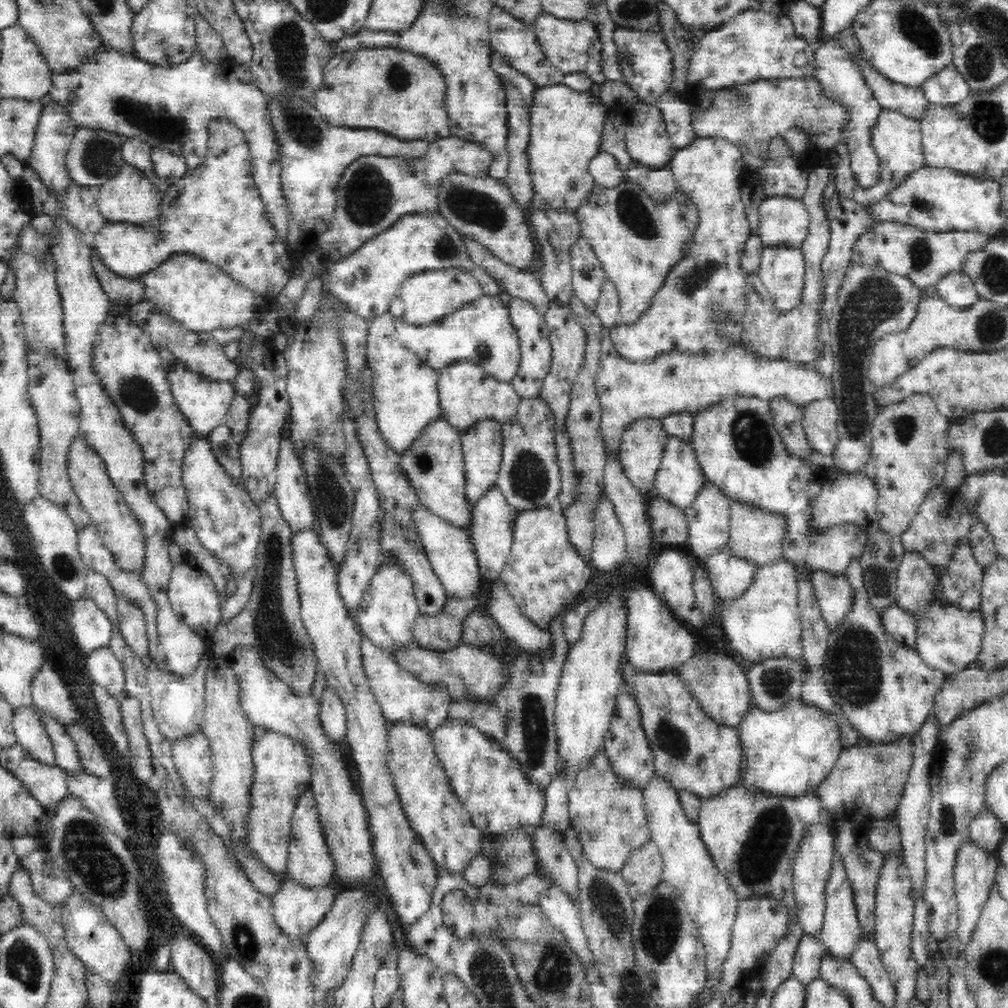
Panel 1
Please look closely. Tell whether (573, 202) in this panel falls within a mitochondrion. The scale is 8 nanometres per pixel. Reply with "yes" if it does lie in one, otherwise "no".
no

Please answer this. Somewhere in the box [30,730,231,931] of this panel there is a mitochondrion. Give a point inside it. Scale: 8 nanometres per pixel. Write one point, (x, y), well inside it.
(87, 853)

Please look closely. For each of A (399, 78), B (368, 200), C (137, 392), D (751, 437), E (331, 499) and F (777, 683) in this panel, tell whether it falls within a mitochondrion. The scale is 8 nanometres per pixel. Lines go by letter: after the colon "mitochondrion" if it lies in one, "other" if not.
A: mitochondrion
B: mitochondrion
C: mitochondrion
D: mitochondrion
E: mitochondrion
F: mitochondrion

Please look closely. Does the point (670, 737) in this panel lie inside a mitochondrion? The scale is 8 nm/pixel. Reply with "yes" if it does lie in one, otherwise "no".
yes

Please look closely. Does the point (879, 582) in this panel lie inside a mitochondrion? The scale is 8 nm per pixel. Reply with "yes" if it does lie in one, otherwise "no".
yes

